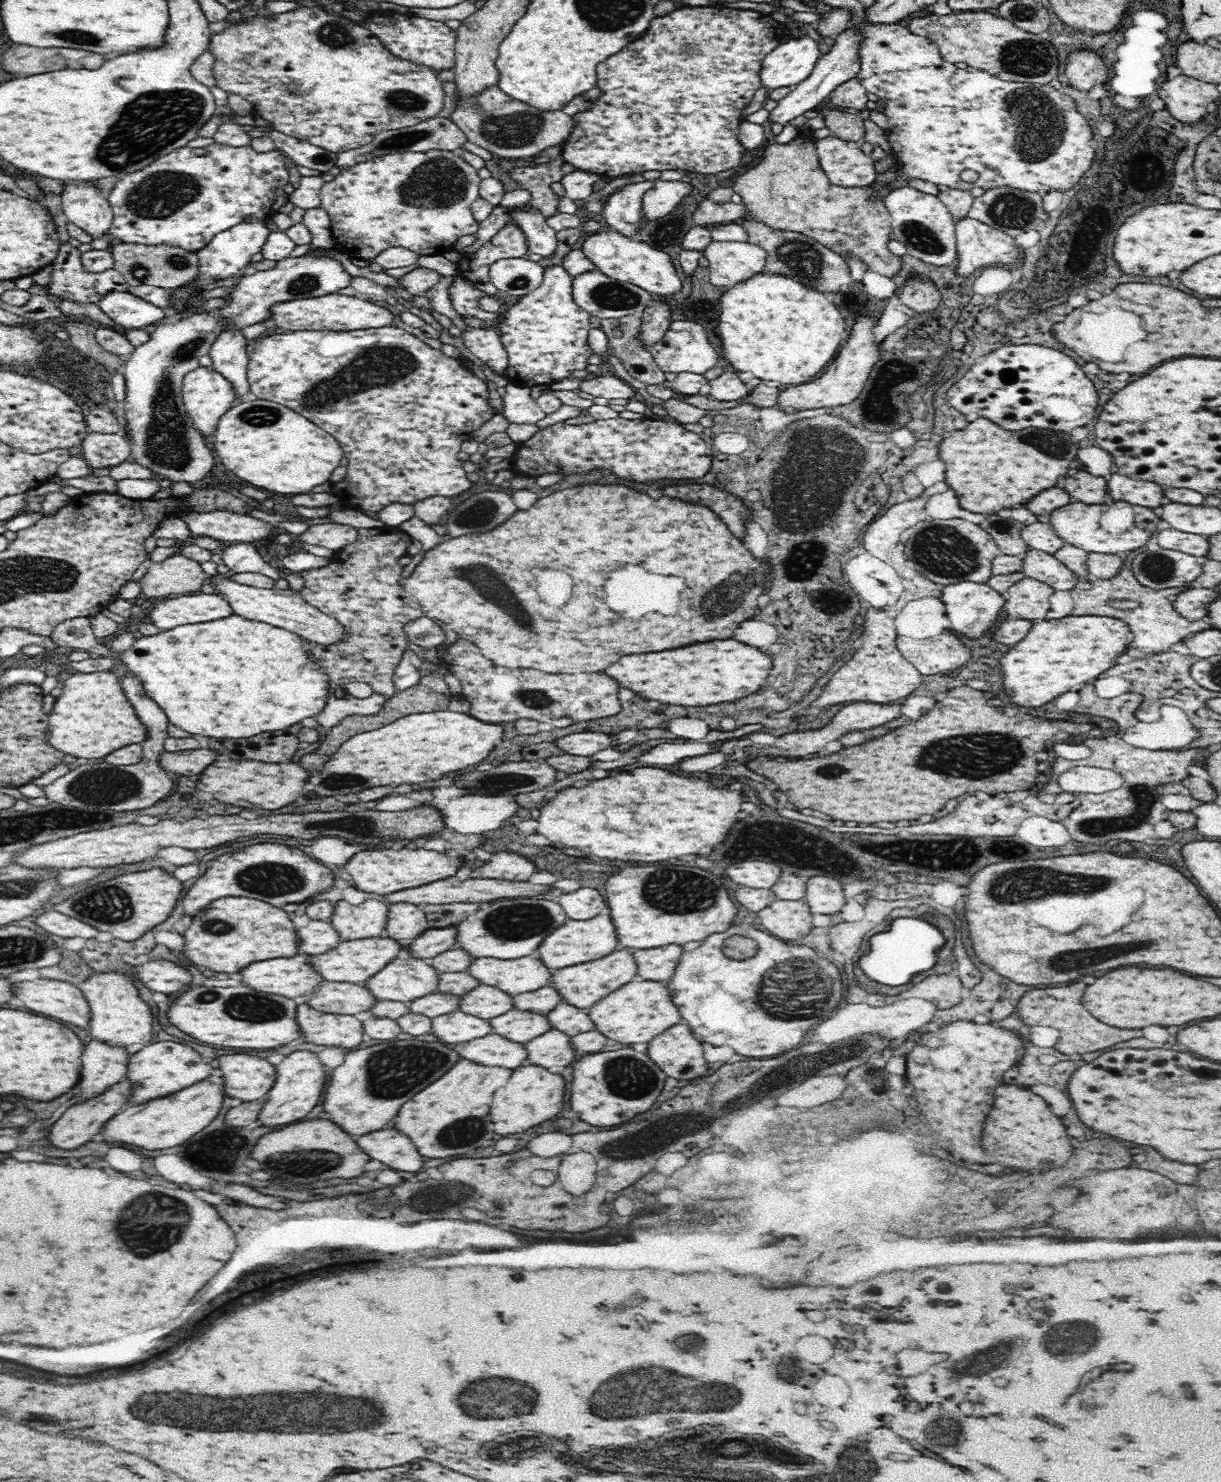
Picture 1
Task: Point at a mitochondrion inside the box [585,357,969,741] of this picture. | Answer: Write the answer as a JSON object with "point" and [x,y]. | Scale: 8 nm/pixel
{"point":[820,456]}

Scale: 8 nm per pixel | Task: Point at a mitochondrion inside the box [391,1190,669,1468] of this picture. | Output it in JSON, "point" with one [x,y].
{"point":[489,1398]}

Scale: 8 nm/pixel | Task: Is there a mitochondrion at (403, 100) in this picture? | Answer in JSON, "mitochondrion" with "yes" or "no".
{"mitochondrion":"yes"}

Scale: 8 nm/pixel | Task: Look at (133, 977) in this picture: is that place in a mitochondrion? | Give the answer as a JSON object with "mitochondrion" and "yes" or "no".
{"mitochondrion":"no"}

